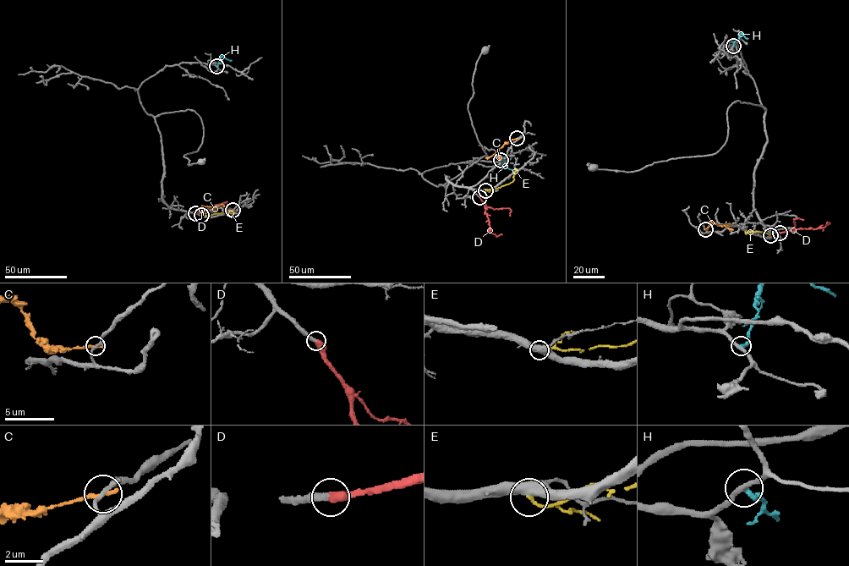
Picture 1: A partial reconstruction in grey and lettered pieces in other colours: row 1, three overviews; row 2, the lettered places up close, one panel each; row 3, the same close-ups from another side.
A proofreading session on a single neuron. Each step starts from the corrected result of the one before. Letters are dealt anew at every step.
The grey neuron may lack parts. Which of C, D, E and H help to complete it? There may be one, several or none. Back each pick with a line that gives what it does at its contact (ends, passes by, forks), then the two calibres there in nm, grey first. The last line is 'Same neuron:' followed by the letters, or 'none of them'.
D: it ends; calibres 300 and 500 nm
Same neuron: D

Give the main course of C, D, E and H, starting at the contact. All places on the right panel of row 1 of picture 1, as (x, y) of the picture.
C: (705, 229), (711, 222), (722, 225), (730, 223)
D: (780, 233), (824, 228), (829, 222), (828, 222)
E: (770, 235), (757, 231), (746, 233), (744, 230)
H: (732, 46), (741, 35), (748, 38)

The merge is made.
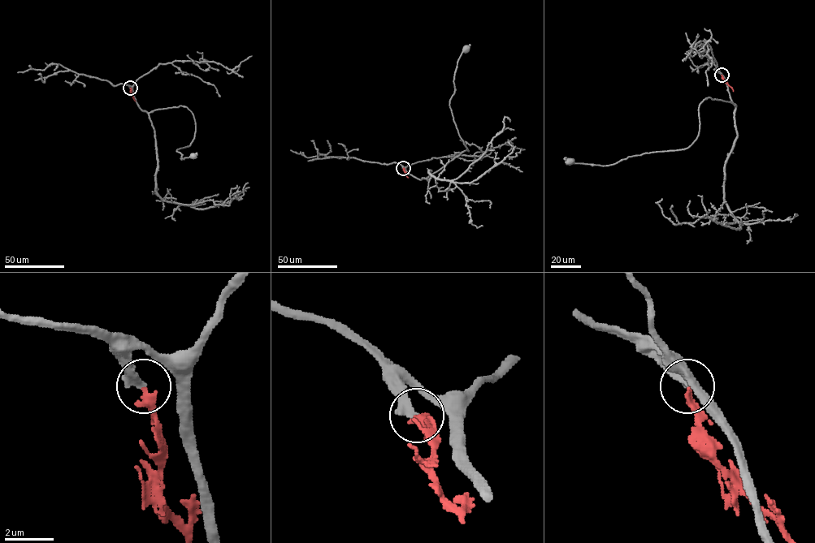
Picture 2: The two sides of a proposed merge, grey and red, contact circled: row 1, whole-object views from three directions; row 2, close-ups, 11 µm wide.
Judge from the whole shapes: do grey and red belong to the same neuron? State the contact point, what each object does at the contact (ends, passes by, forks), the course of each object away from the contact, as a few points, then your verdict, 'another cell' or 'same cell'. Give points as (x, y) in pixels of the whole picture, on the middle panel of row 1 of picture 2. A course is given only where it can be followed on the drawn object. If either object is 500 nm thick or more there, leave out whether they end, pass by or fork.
(403, 168) | grey ends | red ends | grey via (403, 168), (425, 178), (469, 151), (449, 105), (457, 62), (466, 49) | red via (403, 168), (408, 178) | same cell

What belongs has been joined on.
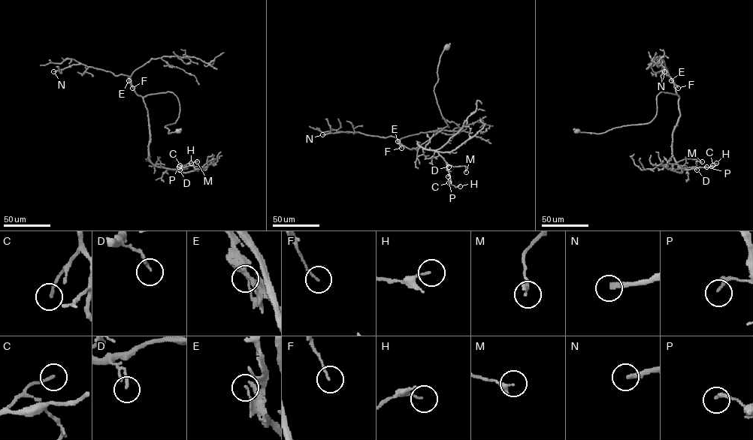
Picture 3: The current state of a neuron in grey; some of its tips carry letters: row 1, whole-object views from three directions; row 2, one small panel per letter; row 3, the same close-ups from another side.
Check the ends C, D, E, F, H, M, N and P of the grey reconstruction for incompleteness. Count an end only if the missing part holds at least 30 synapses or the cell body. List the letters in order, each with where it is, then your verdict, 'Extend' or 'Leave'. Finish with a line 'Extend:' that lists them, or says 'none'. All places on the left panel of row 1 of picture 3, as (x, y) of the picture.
C: Place: (179, 165). Leave
D: Place: (179, 170). Leave
E: Place: (128, 80). Leave
F: Place: (132, 88). Leave
H: Place: (191, 163). Leave
M: Place: (197, 161). Leave
N: Place: (53, 71). Extend
P: Place: (179, 167). Leave
Extend: N

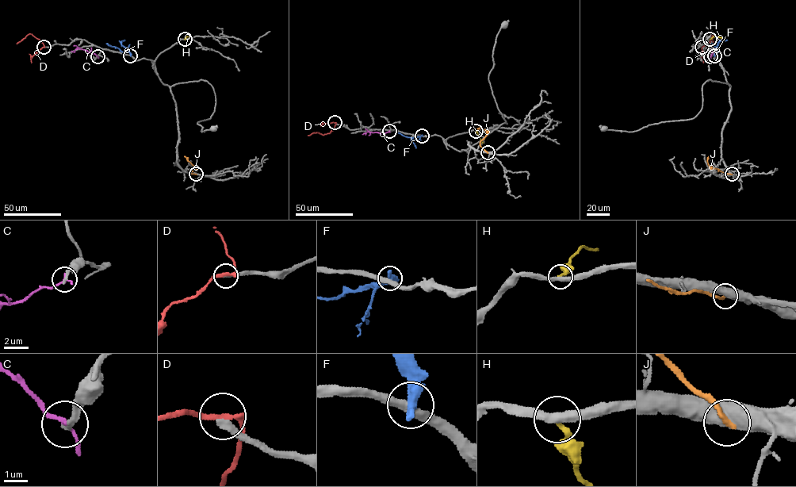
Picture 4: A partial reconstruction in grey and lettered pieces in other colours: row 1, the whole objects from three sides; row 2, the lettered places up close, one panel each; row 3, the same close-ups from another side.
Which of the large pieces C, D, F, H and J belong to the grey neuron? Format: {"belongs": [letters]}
{"belongs": []}

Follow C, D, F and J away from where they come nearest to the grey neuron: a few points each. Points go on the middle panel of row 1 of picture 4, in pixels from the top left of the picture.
C: (389, 132), (362, 134)
D: (334, 122), (334, 129), (329, 133), (323, 135), (317, 132), (308, 136)
F: (422, 136), (411, 138), (397, 132)
J: (487, 153), (480, 143), (487, 132), (480, 128), (476, 130)

